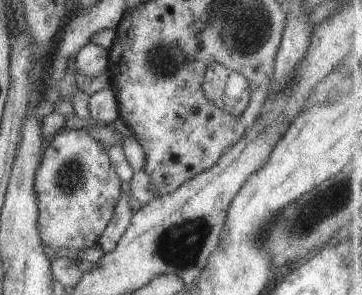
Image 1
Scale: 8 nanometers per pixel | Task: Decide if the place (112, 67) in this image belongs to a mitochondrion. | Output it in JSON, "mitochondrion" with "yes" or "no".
{"mitochondrion":"no"}

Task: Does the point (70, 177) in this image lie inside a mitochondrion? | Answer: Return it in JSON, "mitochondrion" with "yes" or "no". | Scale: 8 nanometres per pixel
{"mitochondrion":"yes"}

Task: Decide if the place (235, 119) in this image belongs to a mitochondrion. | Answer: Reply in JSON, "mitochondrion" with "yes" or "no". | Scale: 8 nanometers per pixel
{"mitochondrion":"no"}

